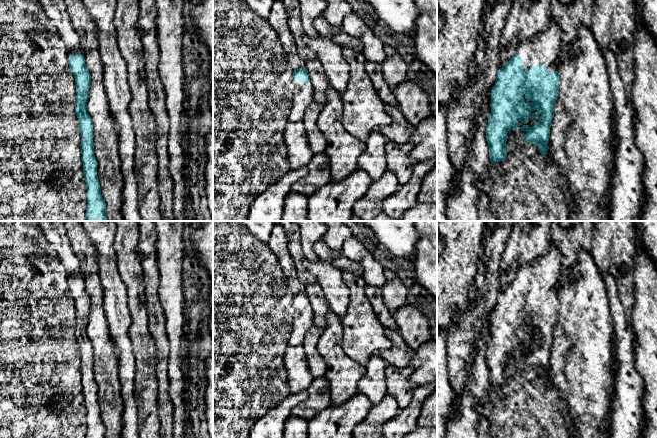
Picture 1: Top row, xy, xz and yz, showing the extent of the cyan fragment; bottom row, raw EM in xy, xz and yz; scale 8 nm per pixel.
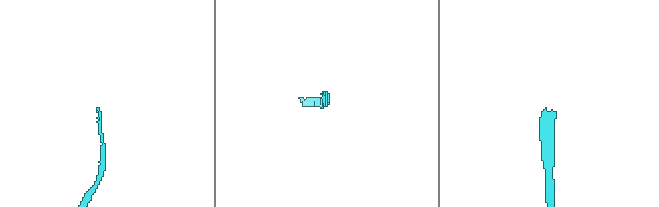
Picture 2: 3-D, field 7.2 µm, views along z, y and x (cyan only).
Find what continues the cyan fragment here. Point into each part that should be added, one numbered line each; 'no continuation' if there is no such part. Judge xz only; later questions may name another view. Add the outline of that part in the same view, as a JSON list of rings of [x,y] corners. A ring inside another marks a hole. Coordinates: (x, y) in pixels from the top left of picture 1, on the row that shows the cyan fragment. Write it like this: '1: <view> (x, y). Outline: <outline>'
1: xz (303, 93). Outline: [[[293,79],[295,89],[293,91],[292,108],[287,116],[289,122],[303,120],[305,111],[313,102],[313,84],[310,82],[302,83]]]

